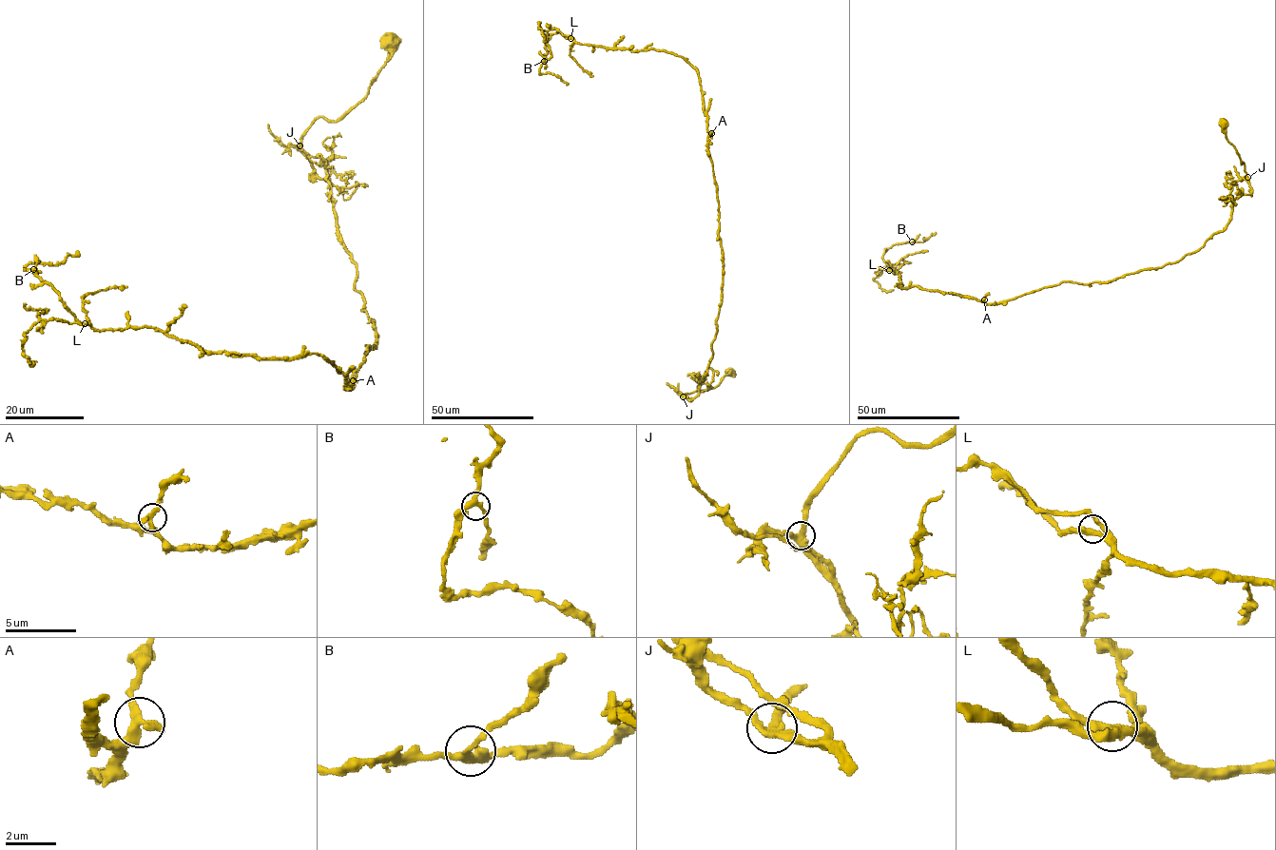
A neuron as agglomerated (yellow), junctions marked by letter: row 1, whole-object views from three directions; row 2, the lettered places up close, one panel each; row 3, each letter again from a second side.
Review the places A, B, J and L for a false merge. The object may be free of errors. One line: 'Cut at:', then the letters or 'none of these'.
Cut at: none of these

